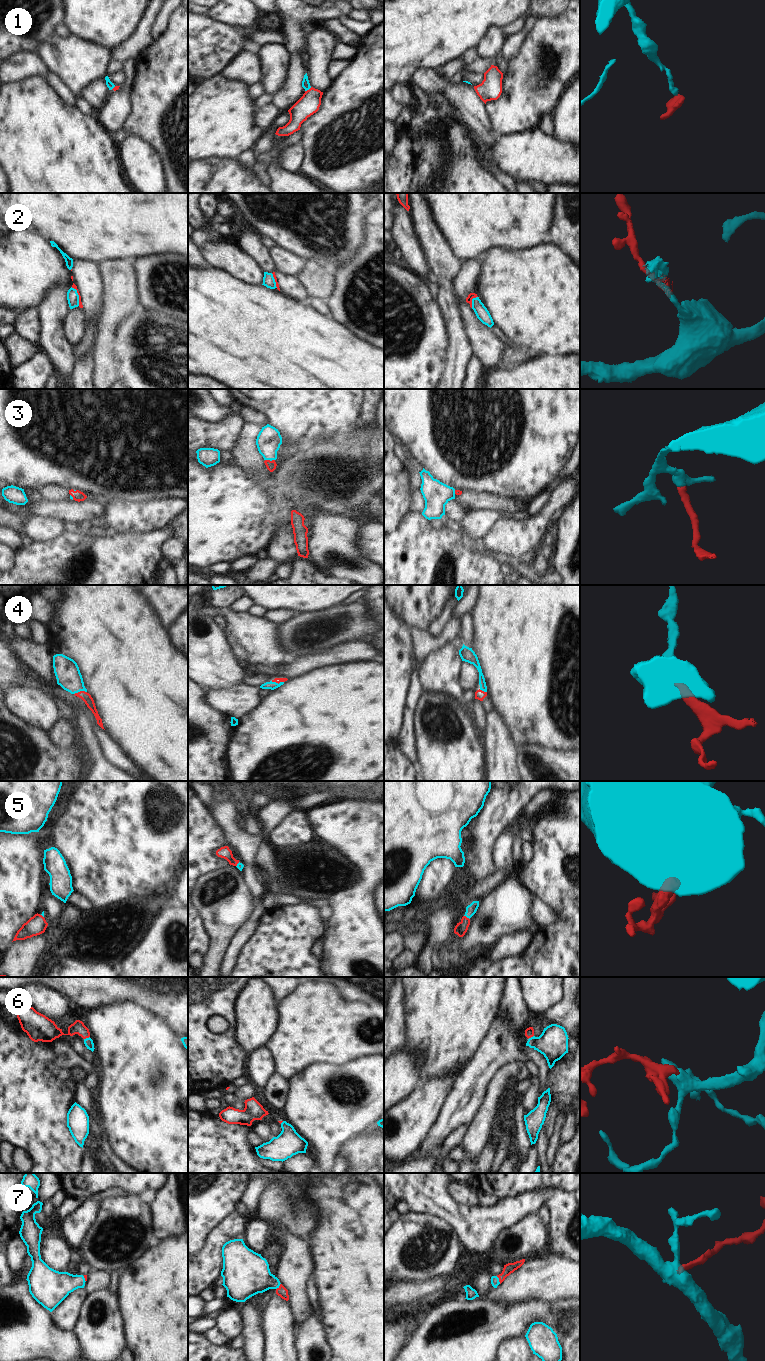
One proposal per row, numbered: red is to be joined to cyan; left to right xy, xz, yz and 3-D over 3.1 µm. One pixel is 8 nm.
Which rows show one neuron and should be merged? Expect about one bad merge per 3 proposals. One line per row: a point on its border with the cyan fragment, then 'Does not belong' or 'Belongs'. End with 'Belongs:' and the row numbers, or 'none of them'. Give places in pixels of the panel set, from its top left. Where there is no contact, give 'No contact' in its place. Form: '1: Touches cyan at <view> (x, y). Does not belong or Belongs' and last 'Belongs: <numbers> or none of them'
1: Touches cyan at xz (308, 89). Belongs
2: Touches cyan at xy (78, 295). Does not belong
3: Touches cyan at xz (270, 460). Belongs
4: Touches cyan at xy (80, 690). Belongs
5: Touches cyan at yz (467, 917). Belongs
6: Touches cyan at xy (86, 1038). Belongs
7: Touches cyan at yz (498, 1280). Belongs
Belongs: 1, 3, 4, 5, 6, 7

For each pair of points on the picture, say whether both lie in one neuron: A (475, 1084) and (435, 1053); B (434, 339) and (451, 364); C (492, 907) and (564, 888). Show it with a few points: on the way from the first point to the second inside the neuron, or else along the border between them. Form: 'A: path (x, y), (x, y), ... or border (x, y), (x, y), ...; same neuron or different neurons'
A: border (474, 1053), (466, 1067), (456, 1077); different neurons
B: border (445, 331), (446, 352), (439, 378); different neurons
C: border (517, 877), (518, 881), (532, 895); different neurons

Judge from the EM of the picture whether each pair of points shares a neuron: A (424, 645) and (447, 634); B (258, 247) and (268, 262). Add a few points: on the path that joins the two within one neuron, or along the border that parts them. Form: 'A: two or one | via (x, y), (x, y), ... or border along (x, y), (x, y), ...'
A: one | via (430, 643), (441, 640)
B: one | via (260, 251), (265, 258)

